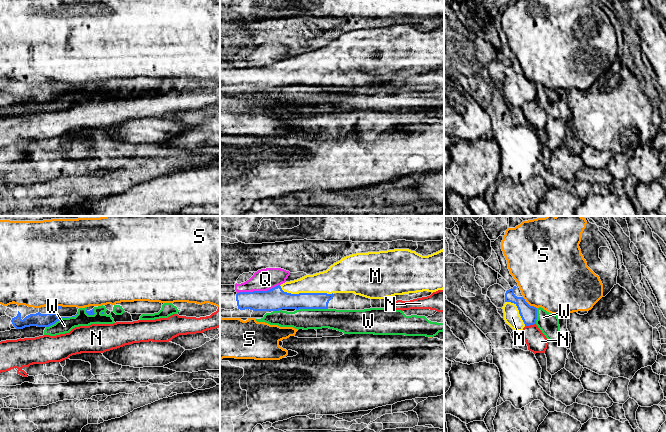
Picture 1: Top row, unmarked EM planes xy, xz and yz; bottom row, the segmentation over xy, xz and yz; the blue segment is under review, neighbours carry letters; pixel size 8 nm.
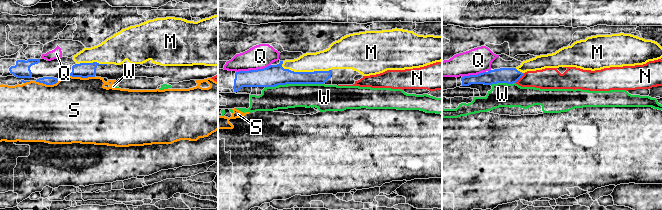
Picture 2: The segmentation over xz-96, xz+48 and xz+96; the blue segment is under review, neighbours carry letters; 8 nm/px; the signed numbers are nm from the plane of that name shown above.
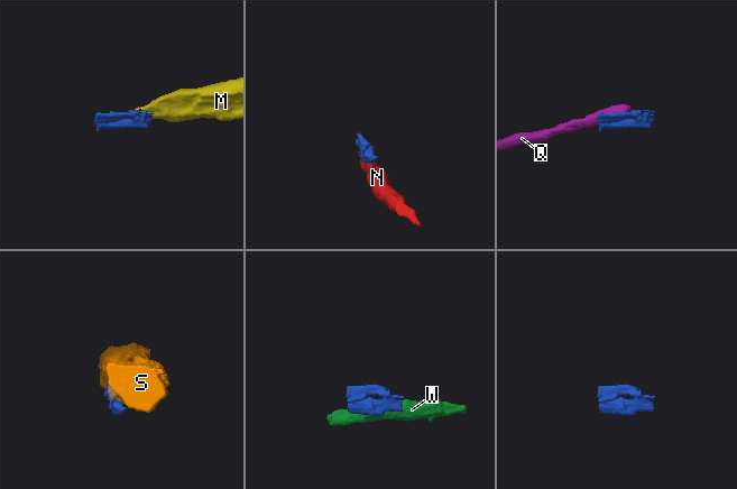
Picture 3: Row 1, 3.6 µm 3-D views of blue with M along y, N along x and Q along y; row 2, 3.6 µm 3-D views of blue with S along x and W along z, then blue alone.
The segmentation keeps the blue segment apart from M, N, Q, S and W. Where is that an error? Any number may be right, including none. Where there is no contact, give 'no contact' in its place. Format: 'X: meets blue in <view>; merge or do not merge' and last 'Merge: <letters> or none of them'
M: meets blue in xz; merge
N: meets blue in yz; do not merge
Q: meets blue in xz; do not merge
S: meets blue in yz; do not merge
W: meets blue in xz; do not merge
Merge: M

